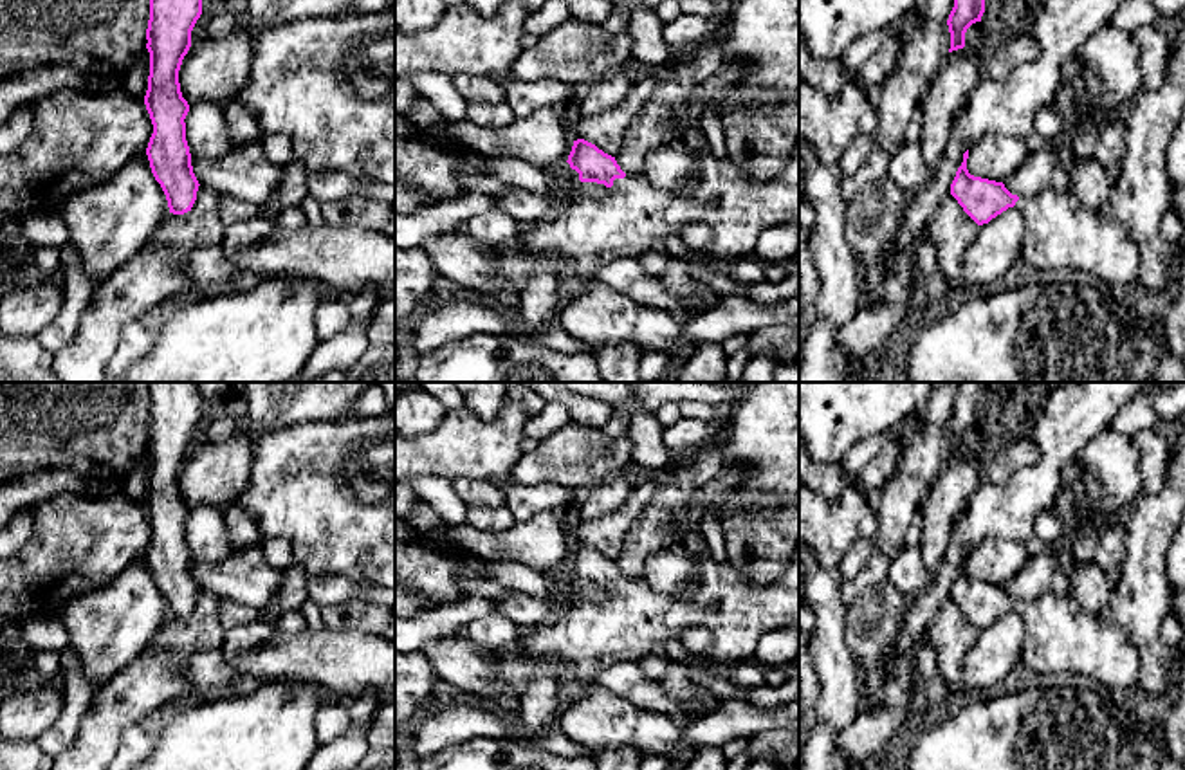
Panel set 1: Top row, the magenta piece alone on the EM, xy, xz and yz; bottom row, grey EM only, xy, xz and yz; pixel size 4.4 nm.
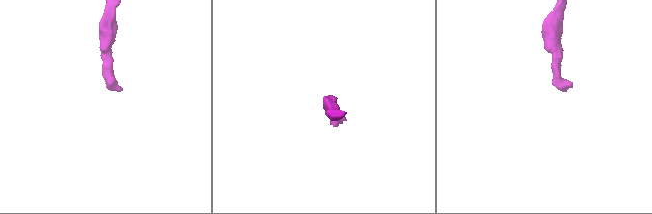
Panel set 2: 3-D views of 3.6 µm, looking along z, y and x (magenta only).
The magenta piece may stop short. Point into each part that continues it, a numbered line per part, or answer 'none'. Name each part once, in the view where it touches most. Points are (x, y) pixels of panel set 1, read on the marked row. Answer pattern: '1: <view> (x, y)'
1: xz (587, 233)

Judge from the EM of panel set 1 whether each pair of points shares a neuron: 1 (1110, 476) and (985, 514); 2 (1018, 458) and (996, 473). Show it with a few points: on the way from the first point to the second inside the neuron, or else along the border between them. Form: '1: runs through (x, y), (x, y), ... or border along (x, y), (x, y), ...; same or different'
1: border along (1079, 455), (1065, 466), (1061, 489), (1050, 507); different
2: runs through (1012, 458), (1001, 467); same

